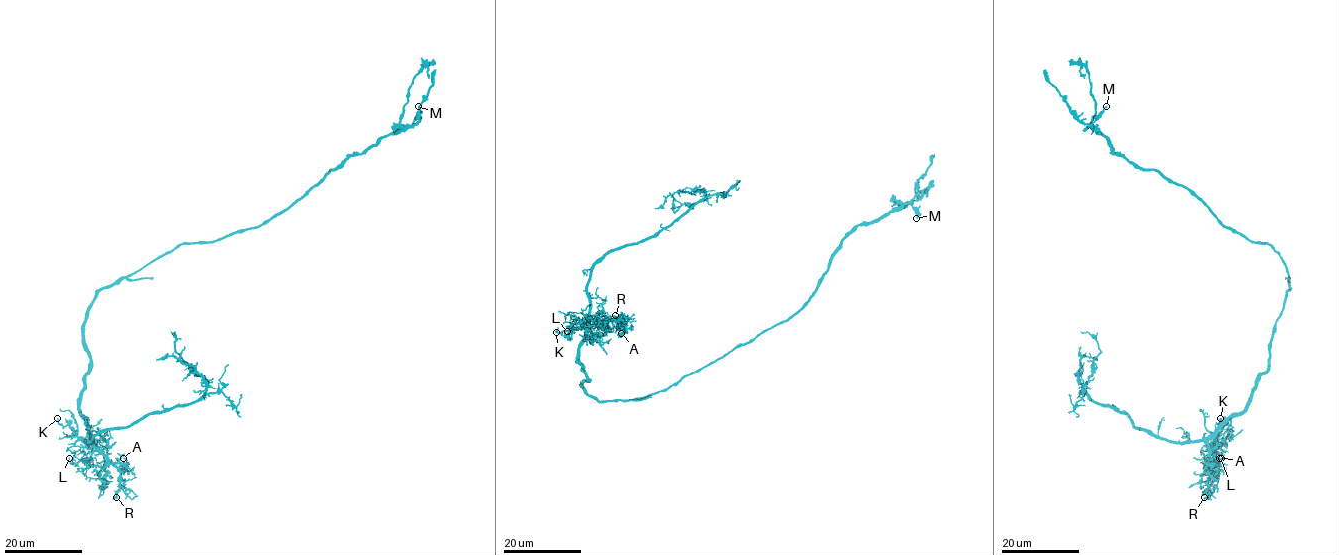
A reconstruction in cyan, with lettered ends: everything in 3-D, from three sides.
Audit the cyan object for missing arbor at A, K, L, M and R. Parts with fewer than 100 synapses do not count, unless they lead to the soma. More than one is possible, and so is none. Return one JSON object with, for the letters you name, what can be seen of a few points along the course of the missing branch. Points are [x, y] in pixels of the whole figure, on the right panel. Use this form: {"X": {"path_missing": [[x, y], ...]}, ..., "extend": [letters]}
{"extend": []}

